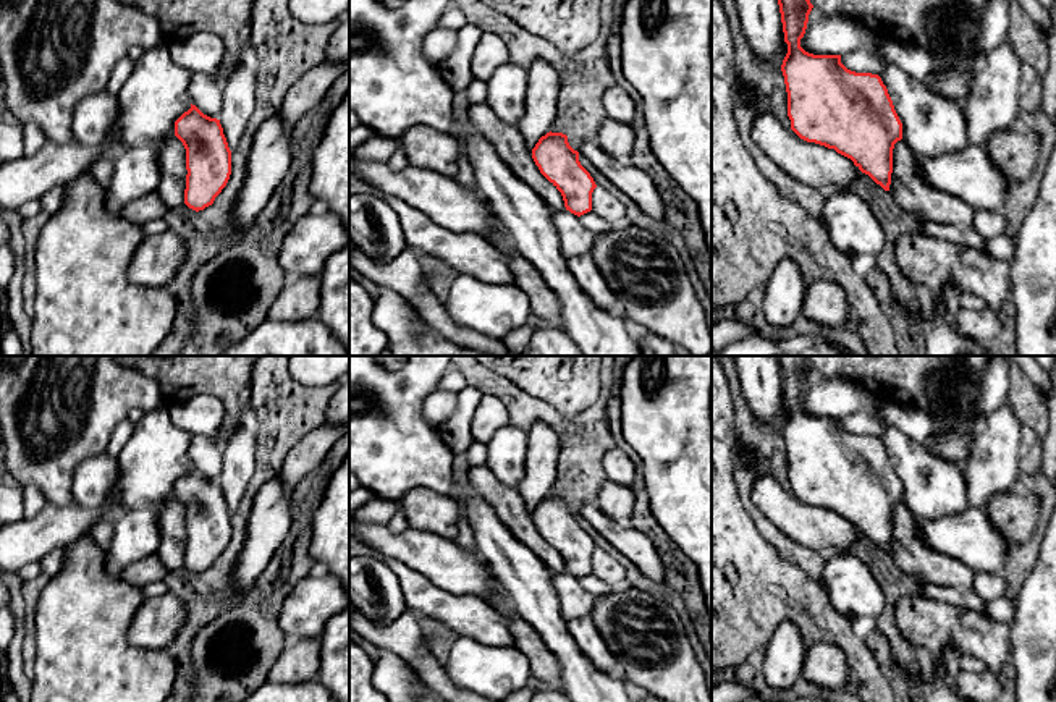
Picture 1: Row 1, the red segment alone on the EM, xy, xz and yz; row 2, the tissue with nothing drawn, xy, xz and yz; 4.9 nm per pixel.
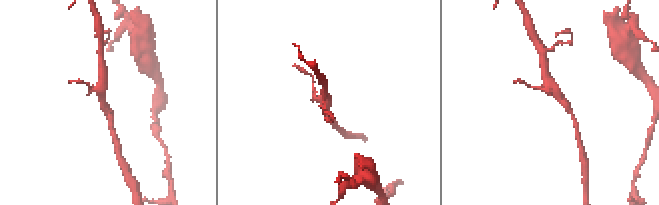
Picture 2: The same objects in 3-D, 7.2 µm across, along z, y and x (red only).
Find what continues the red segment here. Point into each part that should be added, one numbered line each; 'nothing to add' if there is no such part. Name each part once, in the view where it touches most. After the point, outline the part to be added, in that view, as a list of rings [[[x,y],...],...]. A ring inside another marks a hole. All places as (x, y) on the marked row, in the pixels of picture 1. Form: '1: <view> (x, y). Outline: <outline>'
1: xy (172, 154). Outline: [[[170,137],[158,146],[158,160],[162,167],[162,181],[157,192],[162,196],[167,209],[184,204],[186,189],[186,149],[178,137]]]

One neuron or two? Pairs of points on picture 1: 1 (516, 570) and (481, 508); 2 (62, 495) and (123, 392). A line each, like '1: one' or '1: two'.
1: one
2: one

